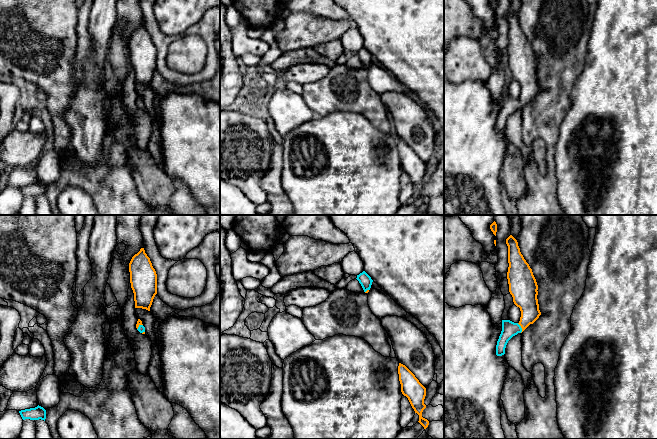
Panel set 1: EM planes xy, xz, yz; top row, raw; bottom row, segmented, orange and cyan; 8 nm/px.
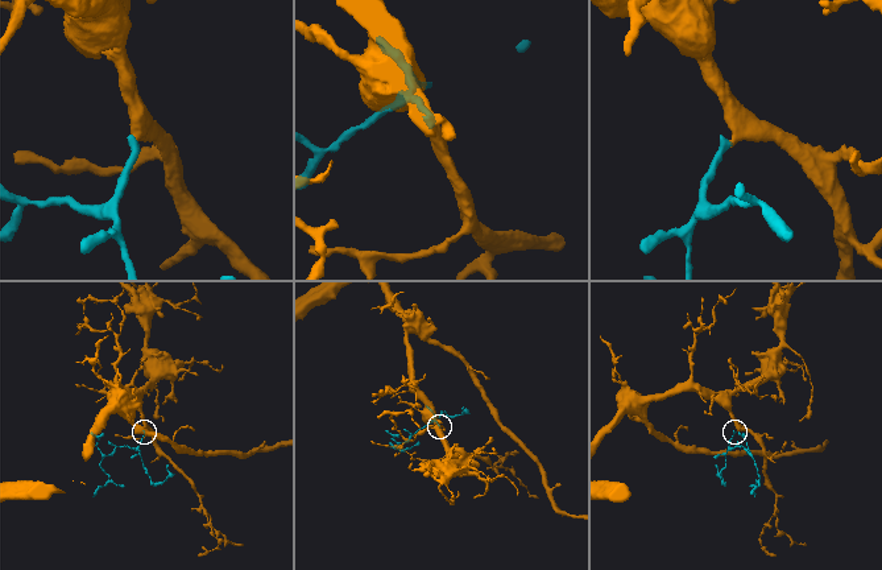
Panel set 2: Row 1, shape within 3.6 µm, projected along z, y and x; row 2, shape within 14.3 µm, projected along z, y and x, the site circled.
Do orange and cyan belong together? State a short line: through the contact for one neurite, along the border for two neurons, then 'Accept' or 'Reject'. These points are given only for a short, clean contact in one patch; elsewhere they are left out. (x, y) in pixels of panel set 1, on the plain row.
Line: yz (524, 72), (525, 97), (521, 103), (509, 105). Accept

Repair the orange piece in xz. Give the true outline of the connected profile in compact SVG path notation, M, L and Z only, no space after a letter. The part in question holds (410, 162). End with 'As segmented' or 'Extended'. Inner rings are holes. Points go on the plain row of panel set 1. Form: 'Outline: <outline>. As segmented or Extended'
Outline: M399 139L398 142L398 150L402 170L408 174L415 189L419 191L418 198L426 205L429 197L422 193L422 188L426 184L424 180L426 164L419 158L415 151L401 139Z. As segmented

